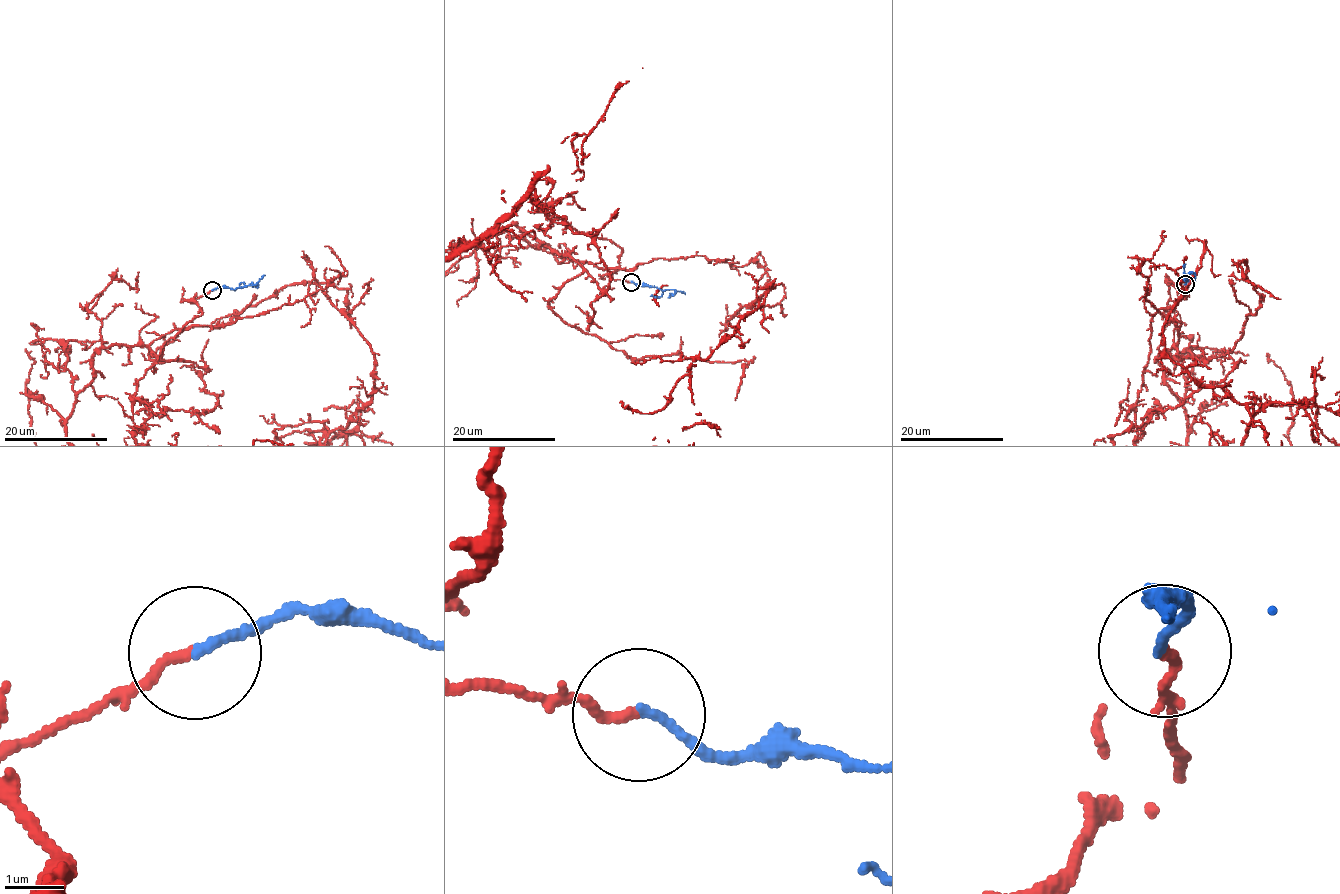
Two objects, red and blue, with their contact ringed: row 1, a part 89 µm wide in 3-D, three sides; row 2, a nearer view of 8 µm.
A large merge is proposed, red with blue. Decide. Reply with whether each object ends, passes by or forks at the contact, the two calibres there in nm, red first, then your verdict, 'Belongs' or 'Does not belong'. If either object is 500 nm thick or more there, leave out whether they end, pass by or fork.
At the ring red ends. At the ring blue ends. Thickness 150 nm (red) against 140 nm. Belongs

